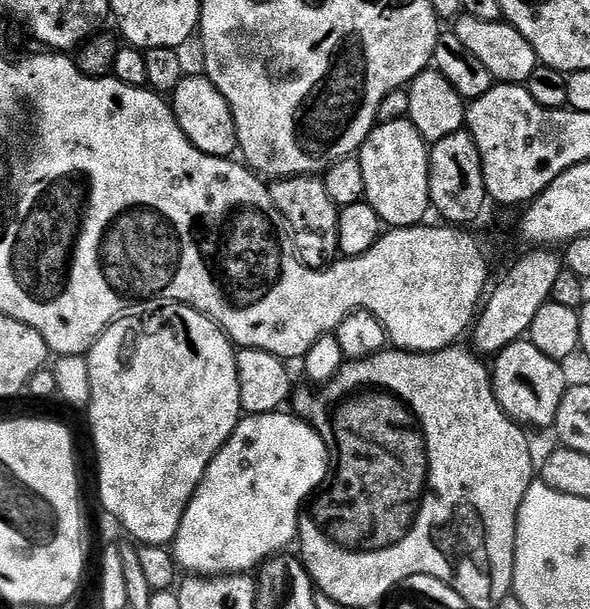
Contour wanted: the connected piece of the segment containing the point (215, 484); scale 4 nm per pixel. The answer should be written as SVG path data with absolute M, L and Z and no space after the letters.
M287 411L267 412L266 414L258 414L257 416L248 414L241 419L233 430L231 438L218 450L218 454L210 462L210 466L206 470L206 474L202 478L202 482L198 486L198 490L192 496L191 502L186 506L186 514L182 518L182 522L178 526L178 534L174 541L174 555L177 565L181 569L185 568L185 573L195 574L205 578L214 576L230 576L233 574L248 574L253 570L259 569L265 560L272 559L273 556L281 555L285 550L293 547L294 541L297 539L300 522L302 519L302 509L305 507L306 501L319 488L320 483L326 478L328 473L328 451L322 442L319 432L307 419L295 420L292 416L287 416Z

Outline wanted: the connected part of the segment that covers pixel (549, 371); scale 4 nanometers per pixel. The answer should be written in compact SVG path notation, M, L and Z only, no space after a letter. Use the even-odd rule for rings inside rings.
M521 338L502 349L491 365L492 388L506 415L521 426L551 429L556 422L558 406L570 379L564 373L565 365L550 358L532 344L531 339Z

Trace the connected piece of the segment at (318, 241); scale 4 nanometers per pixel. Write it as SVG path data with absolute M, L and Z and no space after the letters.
M319 175L285 176L271 185L274 206L290 229L296 245L296 256L308 268L321 270L336 263L340 250L338 242L338 205L326 194L326 186Z

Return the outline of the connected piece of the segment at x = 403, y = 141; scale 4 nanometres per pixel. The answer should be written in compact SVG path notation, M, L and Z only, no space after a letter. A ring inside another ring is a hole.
M405 118L396 121L377 123L376 127L359 150L358 159L362 166L362 178L366 178L364 200L378 214L378 218L389 229L415 228L425 223L424 215L429 215L430 201L428 198L428 154L430 148L411 120Z

